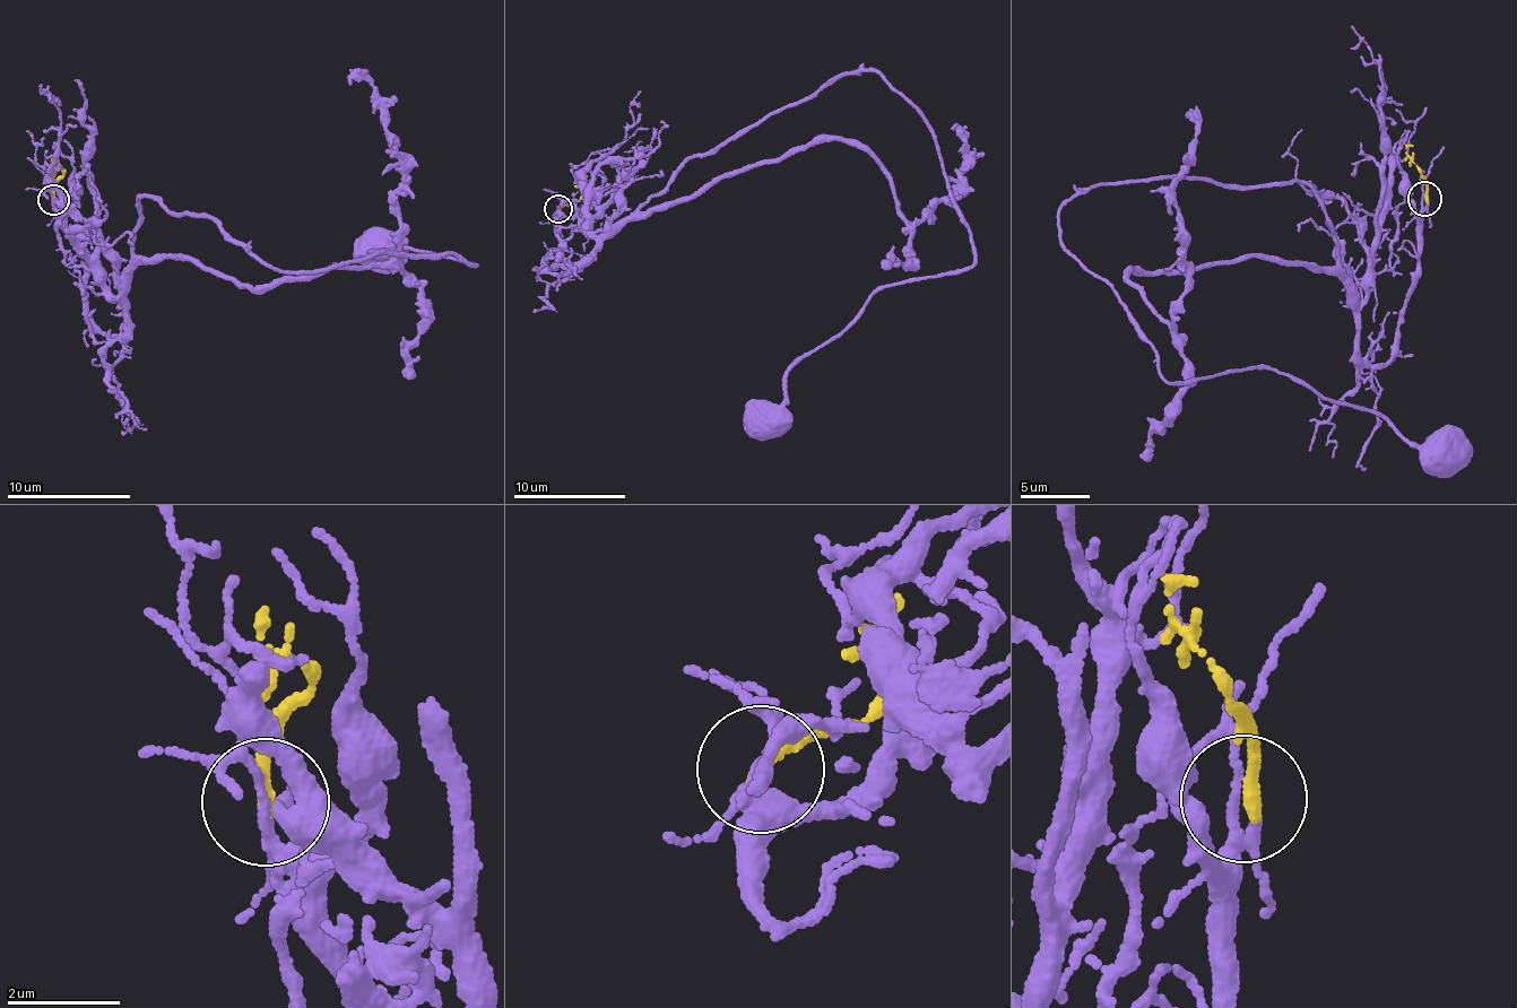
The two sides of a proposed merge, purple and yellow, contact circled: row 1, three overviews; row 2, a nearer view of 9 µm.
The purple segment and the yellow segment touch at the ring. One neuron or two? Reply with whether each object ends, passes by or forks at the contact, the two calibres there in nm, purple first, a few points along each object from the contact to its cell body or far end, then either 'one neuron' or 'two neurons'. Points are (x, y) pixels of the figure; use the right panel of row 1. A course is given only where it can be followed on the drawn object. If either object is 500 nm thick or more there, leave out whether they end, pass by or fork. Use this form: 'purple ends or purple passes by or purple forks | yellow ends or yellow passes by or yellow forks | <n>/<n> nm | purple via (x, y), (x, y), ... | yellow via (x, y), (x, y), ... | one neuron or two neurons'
purple forks | yellow ends | 130/280 nm | purple via (1422, 198), (1378, 367), (1300, 181), (1099, 184), (1058, 237), (1170, 381), (1253, 364), (1445, 448) | yellow via (1426, 199), (1426, 179), (1404, 144) | one neuron

